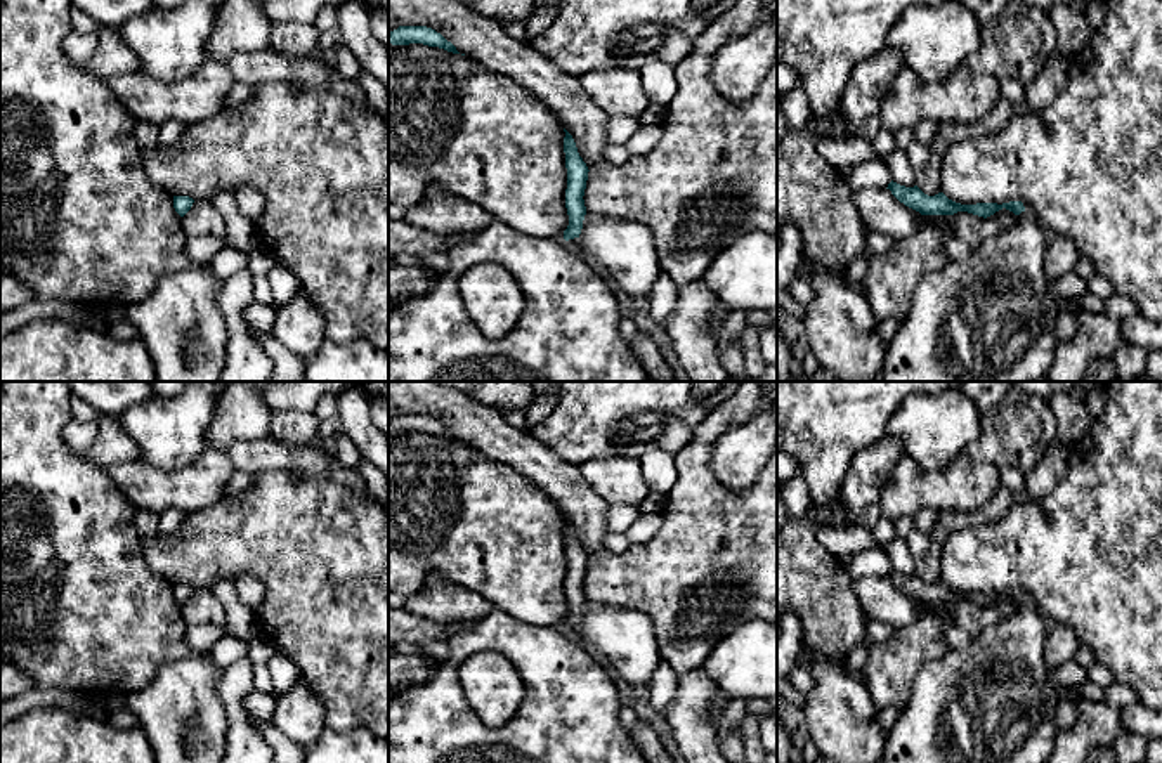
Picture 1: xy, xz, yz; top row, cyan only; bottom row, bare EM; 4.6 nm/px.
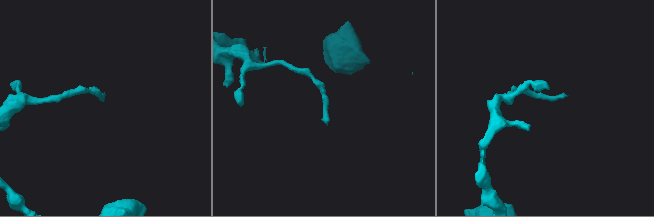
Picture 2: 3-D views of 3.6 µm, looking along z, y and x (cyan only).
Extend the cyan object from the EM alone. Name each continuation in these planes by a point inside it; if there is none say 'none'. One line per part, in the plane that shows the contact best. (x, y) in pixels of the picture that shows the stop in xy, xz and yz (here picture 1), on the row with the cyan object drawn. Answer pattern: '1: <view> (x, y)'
none

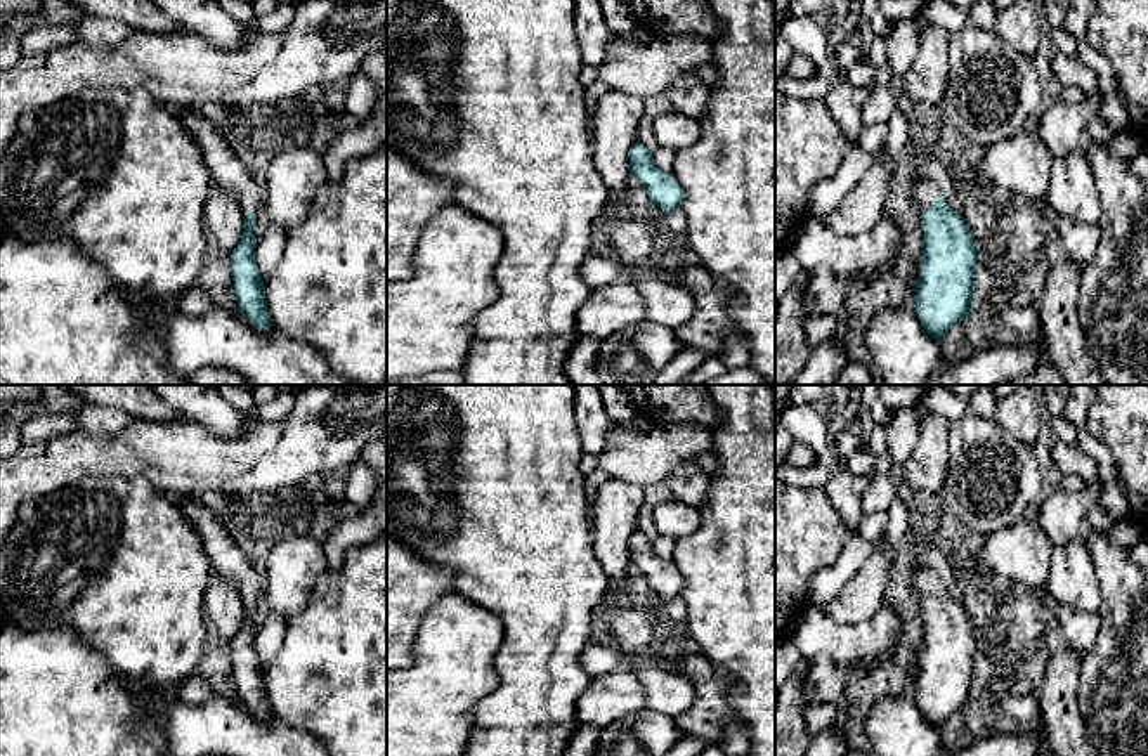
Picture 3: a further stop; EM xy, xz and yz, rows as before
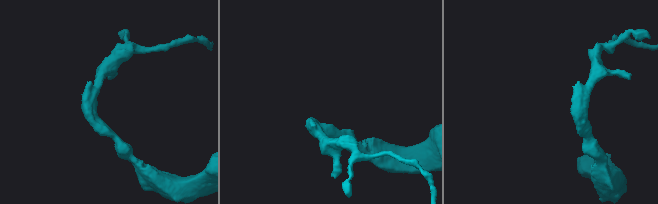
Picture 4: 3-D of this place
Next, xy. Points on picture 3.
1: xy (228, 172)

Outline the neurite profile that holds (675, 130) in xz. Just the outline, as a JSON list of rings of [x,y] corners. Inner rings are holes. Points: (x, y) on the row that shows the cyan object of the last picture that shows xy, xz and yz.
[[[666,113],[656,118],[654,135],[659,146],[675,151],[685,149],[697,142],[701,121],[680,113]]]

